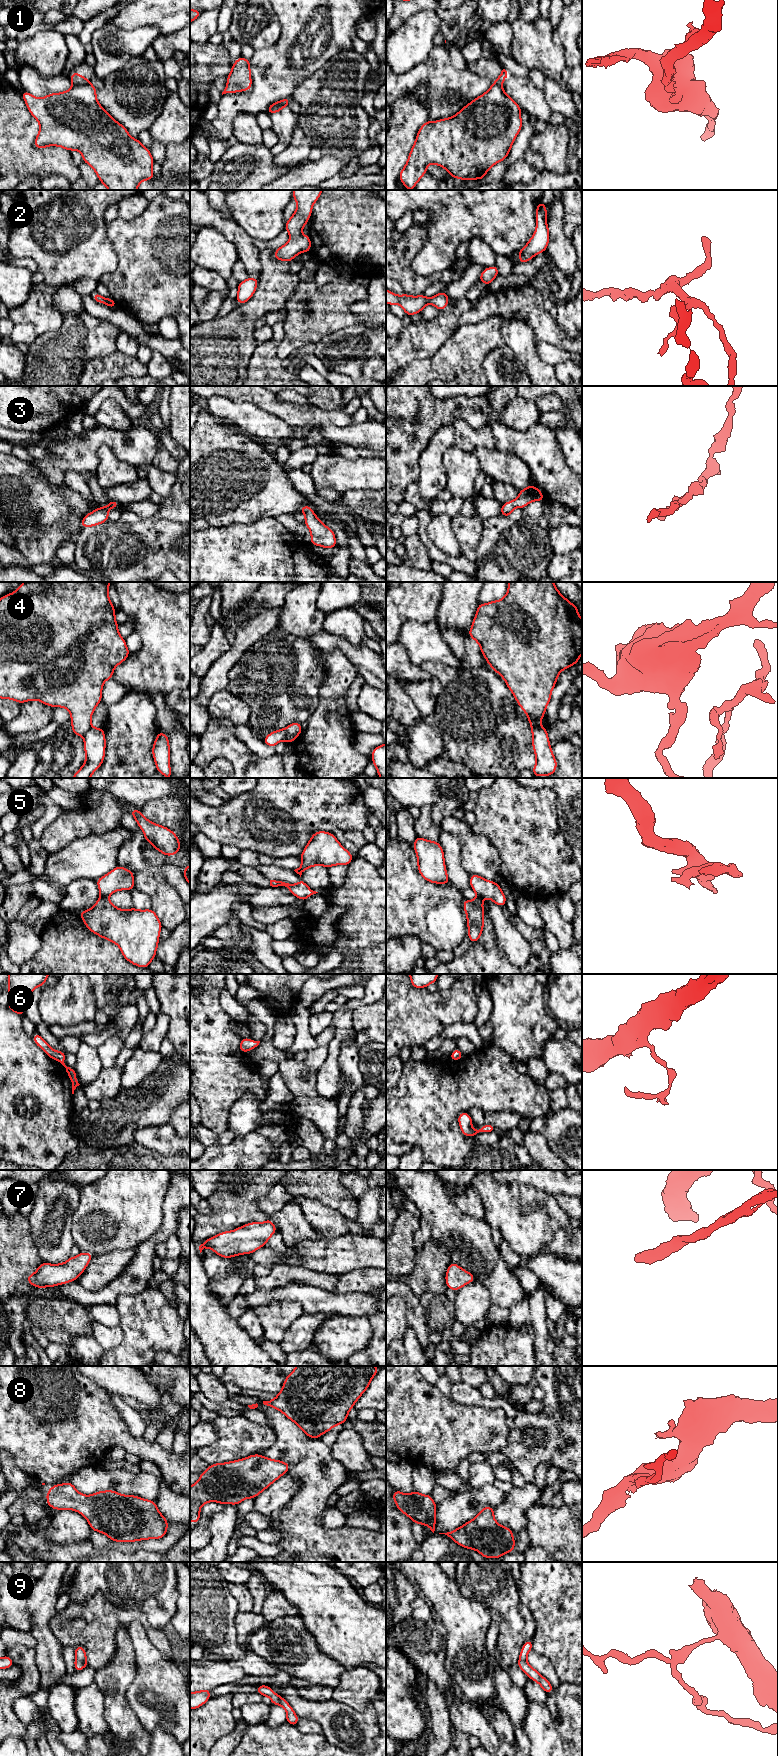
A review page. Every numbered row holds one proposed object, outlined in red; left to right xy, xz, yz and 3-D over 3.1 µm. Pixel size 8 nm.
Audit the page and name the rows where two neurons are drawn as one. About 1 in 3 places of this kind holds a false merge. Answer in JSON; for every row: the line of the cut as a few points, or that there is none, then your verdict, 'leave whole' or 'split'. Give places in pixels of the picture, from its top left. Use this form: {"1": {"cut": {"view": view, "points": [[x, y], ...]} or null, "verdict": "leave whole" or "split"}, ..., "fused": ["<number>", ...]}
{"1": {"cut": {"view": "xy", "points": [[90, 83], [73, 85]]}, "verdict": "split"}, "2": {"cut": null, "verdict": "leave whole"}, "3": {"cut": null, "verdict": "leave whole"}, "4": {"cut": {"view": "xz", "points": [[285, 729], [285, 737], [283, 739]]}, "verdict": "split"}, "5": {"cut": {"view": "xy", "points": [[101, 896], [107, 897]]}, "verdict": "split"}, "6": {"cut": null, "verdict": "leave whole"}, "7": {"cut": null, "verdict": "leave whole"}, "8": {"cut": null, "verdict": "leave whole"}, "9": {"cut": null, "verdict": "leave whole"}, "fused": ["1", "4", "5"]}

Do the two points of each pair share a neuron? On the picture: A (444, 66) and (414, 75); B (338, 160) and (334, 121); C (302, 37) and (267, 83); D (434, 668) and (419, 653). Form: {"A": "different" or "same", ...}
{"A": "same", "B": "different", "C": "same", "D": "different"}

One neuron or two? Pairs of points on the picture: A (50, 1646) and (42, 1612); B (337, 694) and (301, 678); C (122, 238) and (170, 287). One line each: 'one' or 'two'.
A: one
B: two
C: one

